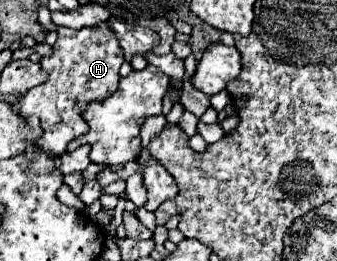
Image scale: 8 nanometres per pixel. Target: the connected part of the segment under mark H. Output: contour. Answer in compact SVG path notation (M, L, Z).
M107 20L91 28L71 30L65 26L57 28L57 42L53 44L53 54L41 58L43 72L47 72L47 82L27 90L19 96L17 112L23 116L37 115L43 126L43 136L39 138L39 148L51 156L61 156L67 144L81 134L89 132L89 124L83 120L75 104L89 104L111 96L119 84L119 68L123 64L123 50L115 40Z

